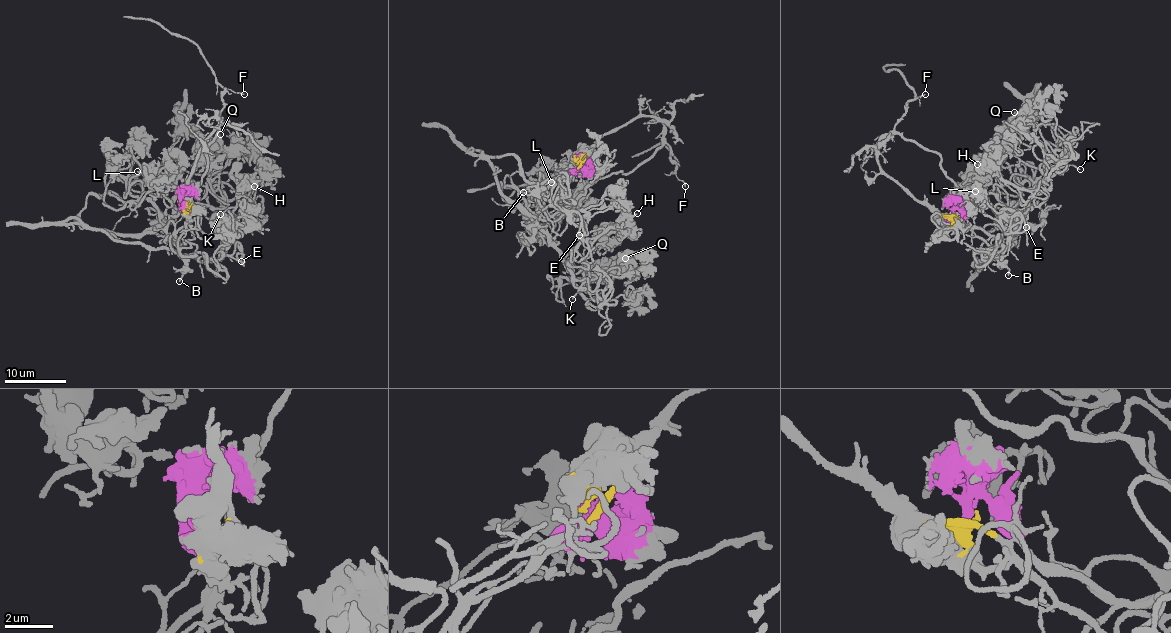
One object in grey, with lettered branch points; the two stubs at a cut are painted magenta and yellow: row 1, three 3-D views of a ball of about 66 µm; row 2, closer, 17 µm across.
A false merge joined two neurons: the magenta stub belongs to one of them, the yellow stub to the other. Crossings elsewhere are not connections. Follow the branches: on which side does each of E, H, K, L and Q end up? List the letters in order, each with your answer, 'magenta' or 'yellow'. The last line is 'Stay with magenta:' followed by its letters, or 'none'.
E: magenta
H: magenta
K: magenta
L: magenta
Q: magenta
Stay with magenta: E, H, K, L, Q

